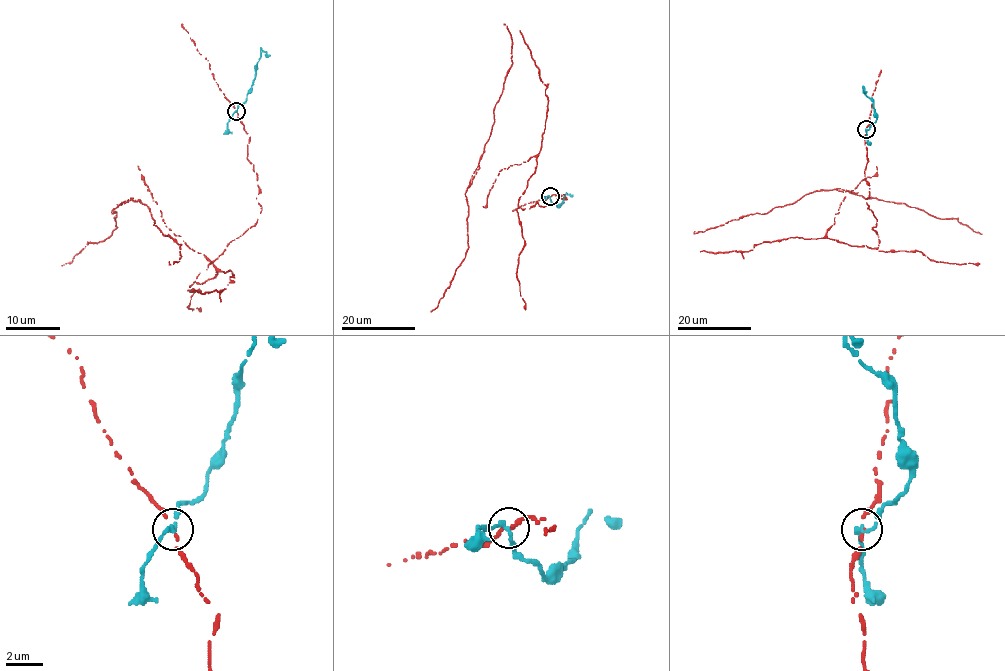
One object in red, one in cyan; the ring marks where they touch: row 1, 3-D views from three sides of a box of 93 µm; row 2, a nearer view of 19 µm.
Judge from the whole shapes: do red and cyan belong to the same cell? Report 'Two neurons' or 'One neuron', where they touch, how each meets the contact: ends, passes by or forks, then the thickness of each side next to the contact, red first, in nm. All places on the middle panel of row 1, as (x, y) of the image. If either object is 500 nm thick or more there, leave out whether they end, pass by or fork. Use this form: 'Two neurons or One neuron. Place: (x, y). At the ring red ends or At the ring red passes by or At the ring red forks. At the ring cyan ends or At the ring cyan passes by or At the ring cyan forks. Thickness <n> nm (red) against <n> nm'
Two neurons. Place: (550, 196). At the ring red passes by. At the ring cyan passes by. Thickness 130 nm (red) against 240 nm

